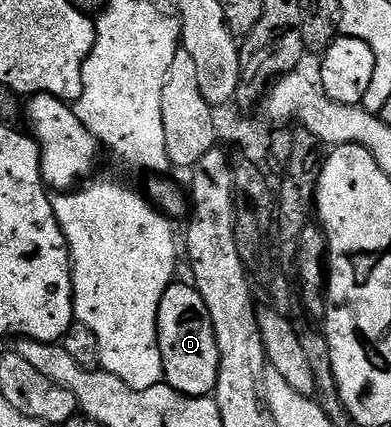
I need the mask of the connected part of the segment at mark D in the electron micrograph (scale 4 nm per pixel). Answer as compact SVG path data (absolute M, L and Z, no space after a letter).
M172 283L158 308L158 346L164 363L165 384L185 397L209 397L218 386L222 352L218 349L214 320L193 284Z

